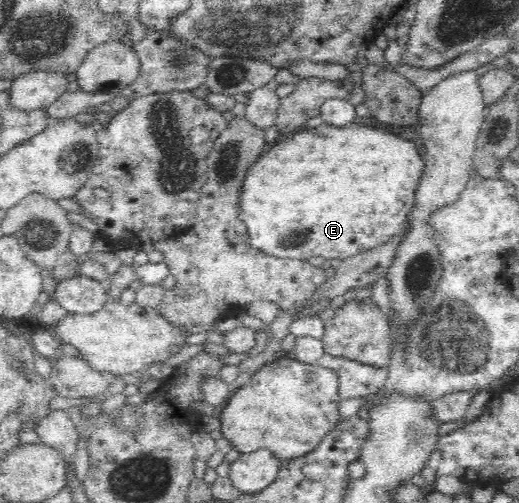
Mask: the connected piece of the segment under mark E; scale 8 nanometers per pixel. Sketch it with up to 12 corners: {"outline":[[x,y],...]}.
{"outline":[[324,123],[246,173],[269,258],[338,263],[415,206],[418,141]]}

